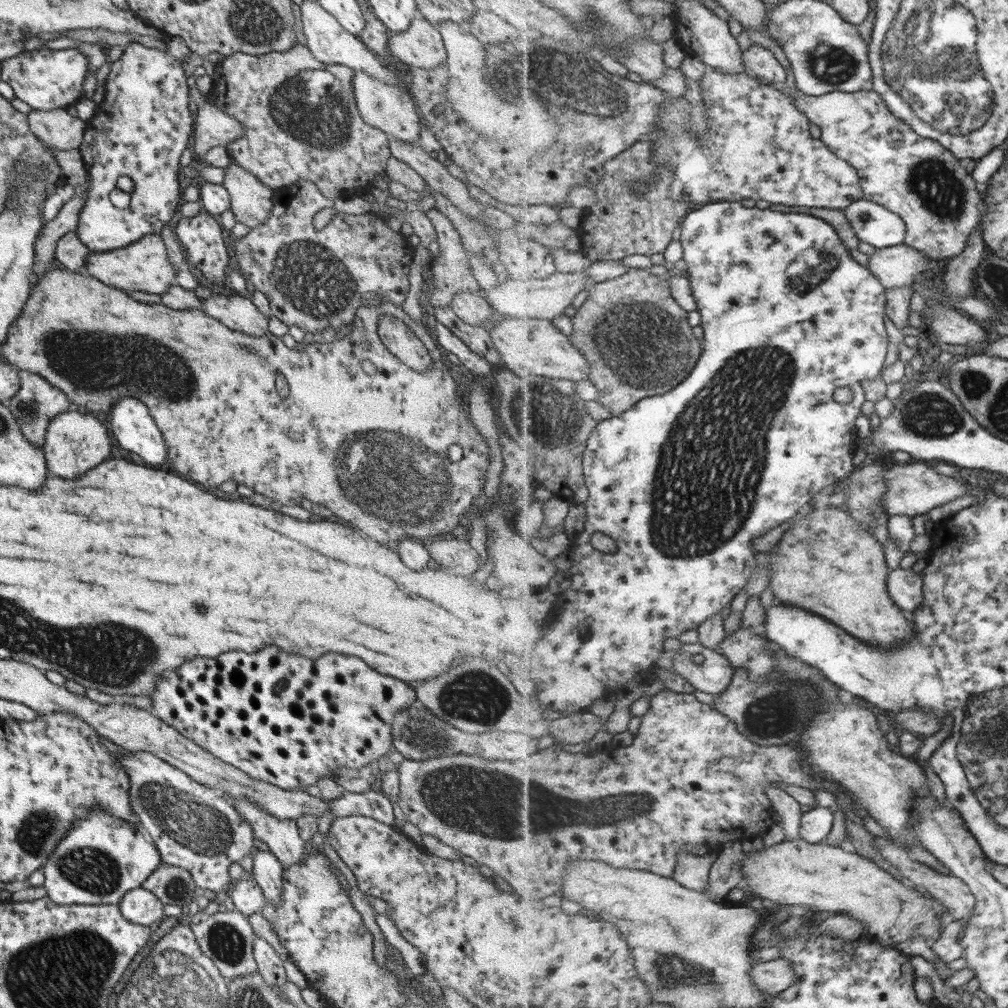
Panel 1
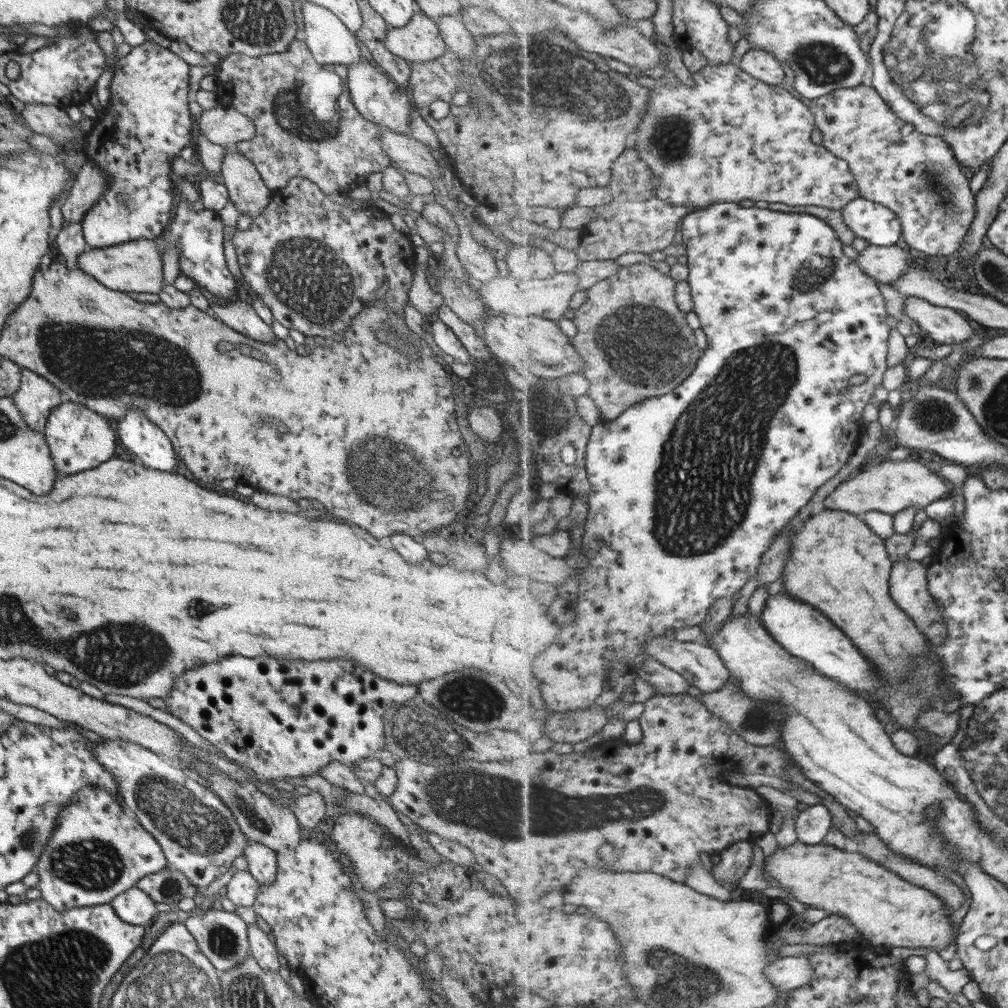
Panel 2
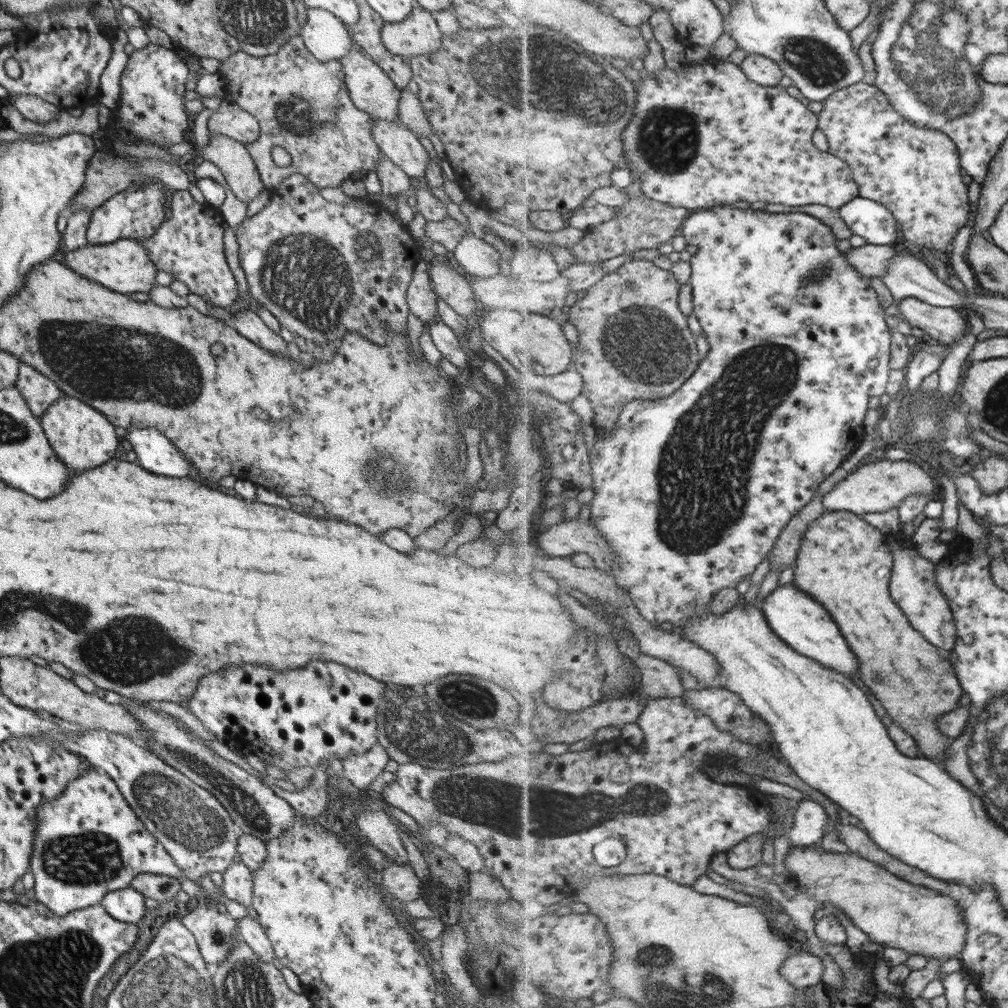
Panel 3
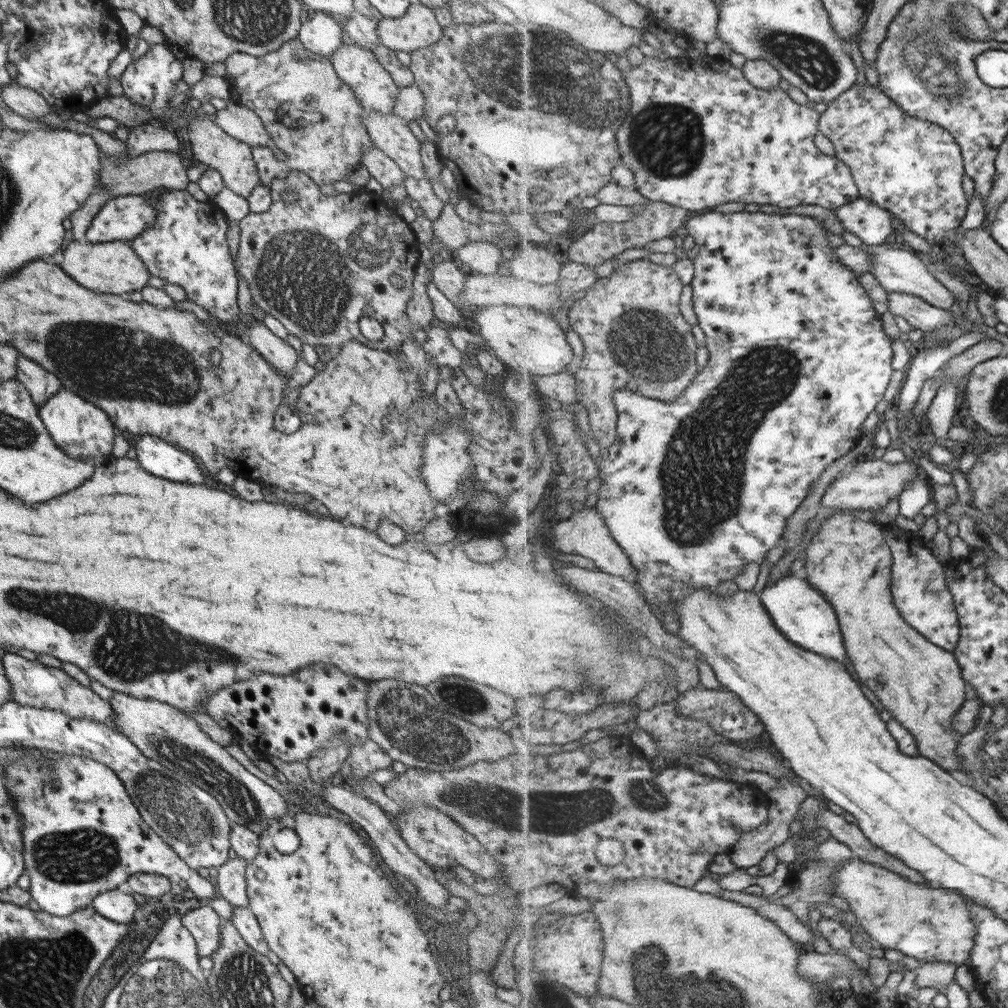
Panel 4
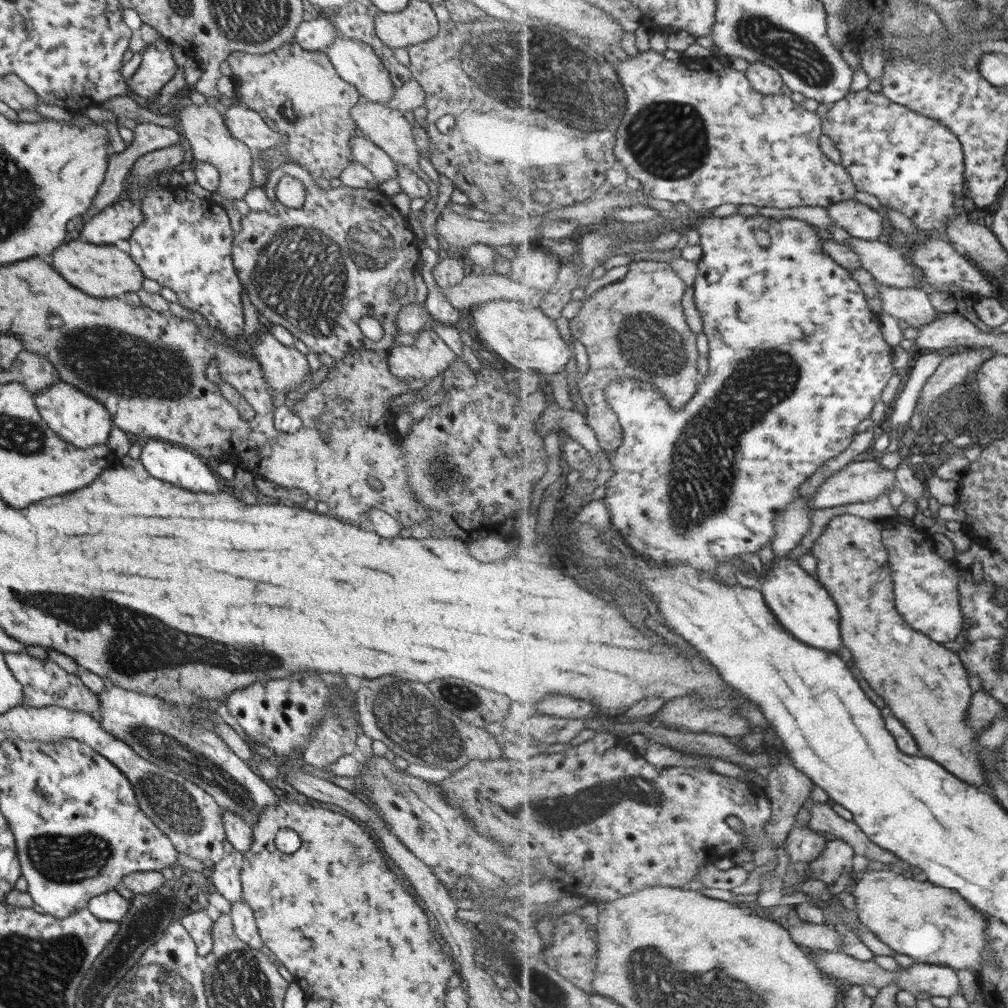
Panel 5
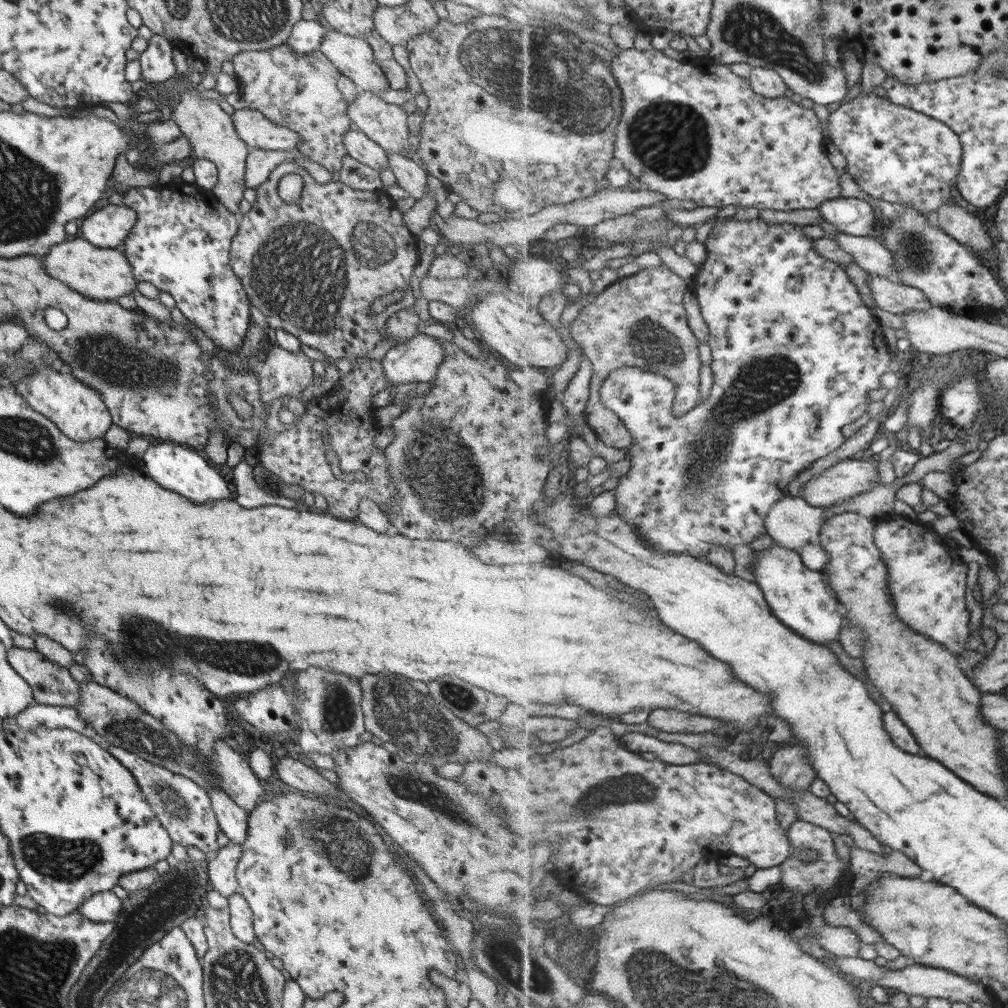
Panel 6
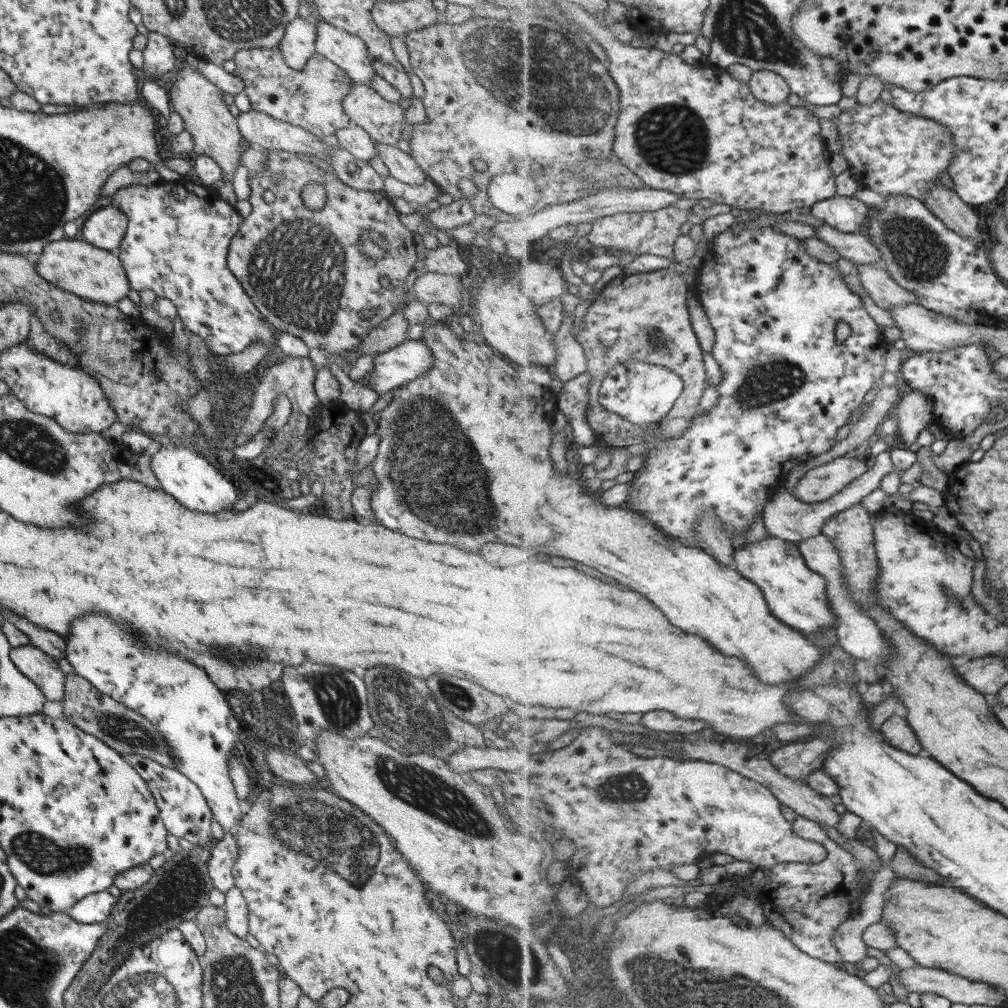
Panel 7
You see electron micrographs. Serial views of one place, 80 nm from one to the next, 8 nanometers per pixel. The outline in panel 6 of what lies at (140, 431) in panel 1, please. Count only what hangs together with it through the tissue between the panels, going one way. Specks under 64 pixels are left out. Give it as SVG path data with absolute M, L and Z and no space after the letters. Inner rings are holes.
M172 442L149 445L139 460L146 475L161 488L181 494L191 503L230 499L227 484L219 475L218 467L213 466L202 453L192 448Z

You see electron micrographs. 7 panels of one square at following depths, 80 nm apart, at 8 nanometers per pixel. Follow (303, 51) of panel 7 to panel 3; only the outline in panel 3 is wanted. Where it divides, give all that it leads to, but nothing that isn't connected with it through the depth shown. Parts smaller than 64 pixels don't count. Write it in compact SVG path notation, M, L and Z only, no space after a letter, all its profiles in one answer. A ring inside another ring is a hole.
M309 7L306 11L305 24L300 28L299 36L305 48L319 62L337 61L355 47L347 26L334 14Z

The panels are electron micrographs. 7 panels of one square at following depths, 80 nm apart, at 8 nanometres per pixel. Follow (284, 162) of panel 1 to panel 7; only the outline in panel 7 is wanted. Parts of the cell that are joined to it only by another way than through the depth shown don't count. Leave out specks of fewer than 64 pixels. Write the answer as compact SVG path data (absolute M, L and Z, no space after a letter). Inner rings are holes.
M277 47L241 49L233 55L232 60L235 64L233 74L243 81L243 94L253 110L299 126L328 146L339 145L335 131L351 123L342 107L351 80L336 64L314 52L300 69L294 69L285 64Z

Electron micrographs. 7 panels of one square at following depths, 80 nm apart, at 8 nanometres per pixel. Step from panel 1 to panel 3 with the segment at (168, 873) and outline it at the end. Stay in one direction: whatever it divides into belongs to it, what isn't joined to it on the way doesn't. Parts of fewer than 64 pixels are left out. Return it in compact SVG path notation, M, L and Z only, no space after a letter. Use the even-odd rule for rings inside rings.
M141 873L135 876L130 882L130 887L144 897L164 902L171 900L179 892L178 878L165 875L154 875Z

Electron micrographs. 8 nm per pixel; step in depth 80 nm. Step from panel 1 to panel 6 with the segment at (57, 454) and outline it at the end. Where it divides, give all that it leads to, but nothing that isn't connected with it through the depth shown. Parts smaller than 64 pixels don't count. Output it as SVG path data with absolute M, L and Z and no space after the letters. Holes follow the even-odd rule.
M35 362L27 363L23 380L10 383L15 392L21 395L35 412L53 422L65 437L75 442L102 439L112 420L98 392L73 378L67 371L57 372L44 363L35 365Z

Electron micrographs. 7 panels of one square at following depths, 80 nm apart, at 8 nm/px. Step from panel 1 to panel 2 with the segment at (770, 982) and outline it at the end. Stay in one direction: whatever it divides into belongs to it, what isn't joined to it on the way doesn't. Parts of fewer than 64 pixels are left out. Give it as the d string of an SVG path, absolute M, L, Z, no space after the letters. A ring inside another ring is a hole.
M779 957L775 959L765 970L766 977L779 989L790 991L813 978L810 957Z

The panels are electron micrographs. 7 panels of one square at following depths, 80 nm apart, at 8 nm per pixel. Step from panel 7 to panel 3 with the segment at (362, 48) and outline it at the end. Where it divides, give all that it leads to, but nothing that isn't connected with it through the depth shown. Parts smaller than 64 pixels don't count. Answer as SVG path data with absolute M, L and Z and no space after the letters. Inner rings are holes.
M354 47L337 62L342 68L343 82L355 108L366 112L371 118L386 119L387 122L399 121L398 104L401 90L391 82L391 79L369 56Z

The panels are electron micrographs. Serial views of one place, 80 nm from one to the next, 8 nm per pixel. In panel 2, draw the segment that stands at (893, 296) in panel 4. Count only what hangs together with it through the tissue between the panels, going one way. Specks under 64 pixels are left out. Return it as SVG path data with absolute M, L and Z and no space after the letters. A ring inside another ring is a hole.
M909 297L906 300L905 314L917 322L923 335L931 336L937 344L956 346L971 340L982 329L975 329L971 322L959 314L957 309L930 304L927 300Z

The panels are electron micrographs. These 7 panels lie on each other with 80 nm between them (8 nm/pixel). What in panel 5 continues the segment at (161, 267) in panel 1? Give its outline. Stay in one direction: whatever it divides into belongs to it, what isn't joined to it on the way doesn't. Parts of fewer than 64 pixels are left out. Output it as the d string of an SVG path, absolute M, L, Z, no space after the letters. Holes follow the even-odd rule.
M73 239L62 243L47 257L51 268L58 272L73 288L93 298L121 297L141 288L142 272L131 257L115 245L94 245L84 240Z

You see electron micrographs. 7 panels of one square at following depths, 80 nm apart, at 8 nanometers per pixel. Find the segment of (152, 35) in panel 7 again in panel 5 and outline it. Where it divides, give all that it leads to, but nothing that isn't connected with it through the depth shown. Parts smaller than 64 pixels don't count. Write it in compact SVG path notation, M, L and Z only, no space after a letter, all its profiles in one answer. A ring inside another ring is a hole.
M156 40L146 45L137 69L124 83L135 96L153 98L171 80L175 70L177 66L167 49L166 40Z

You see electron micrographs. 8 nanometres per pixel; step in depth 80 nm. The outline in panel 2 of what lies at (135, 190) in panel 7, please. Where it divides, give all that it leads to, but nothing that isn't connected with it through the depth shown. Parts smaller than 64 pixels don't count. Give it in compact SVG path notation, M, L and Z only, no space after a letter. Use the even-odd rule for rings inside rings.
M185 197L180 198L172 222L166 226L169 233L161 234L154 239L158 253L161 258L167 245L174 244L175 248L179 248L179 273L193 280L195 284L199 284L194 285L193 288L199 288L199 290L203 288L209 294L226 300L240 285L230 273L223 254L222 242L228 231L221 223L217 212L207 209L195 212L189 209L190 204Z

